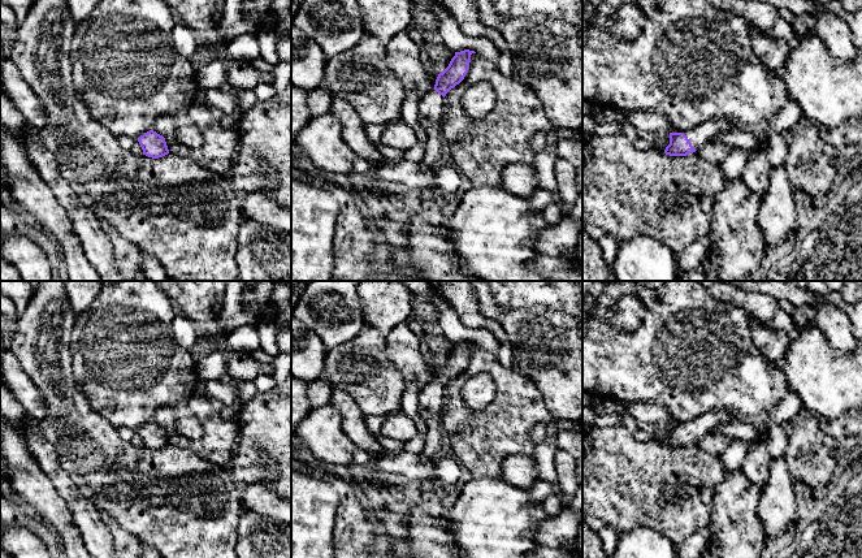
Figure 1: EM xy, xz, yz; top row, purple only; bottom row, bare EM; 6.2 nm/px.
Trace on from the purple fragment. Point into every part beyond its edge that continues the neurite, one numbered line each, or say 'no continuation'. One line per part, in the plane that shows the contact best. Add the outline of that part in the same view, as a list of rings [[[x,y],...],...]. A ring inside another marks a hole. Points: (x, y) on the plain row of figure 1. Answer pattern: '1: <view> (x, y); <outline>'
1: yz (697, 427); [[[716,408],[707,414],[703,414],[690,421],[684,423],[692,437],[697,438],[706,432],[714,431],[719,424],[725,423],[732,416],[731,412]]]

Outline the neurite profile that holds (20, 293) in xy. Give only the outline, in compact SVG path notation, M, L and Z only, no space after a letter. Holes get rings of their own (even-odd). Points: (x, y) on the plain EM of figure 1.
M0 281L0 291L16 306L21 316L34 294L34 287L29 281Z

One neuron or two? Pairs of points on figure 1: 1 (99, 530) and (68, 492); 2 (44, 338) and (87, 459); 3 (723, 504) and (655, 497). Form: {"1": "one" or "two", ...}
{"1": "one", "2": "one", "3": "two"}

